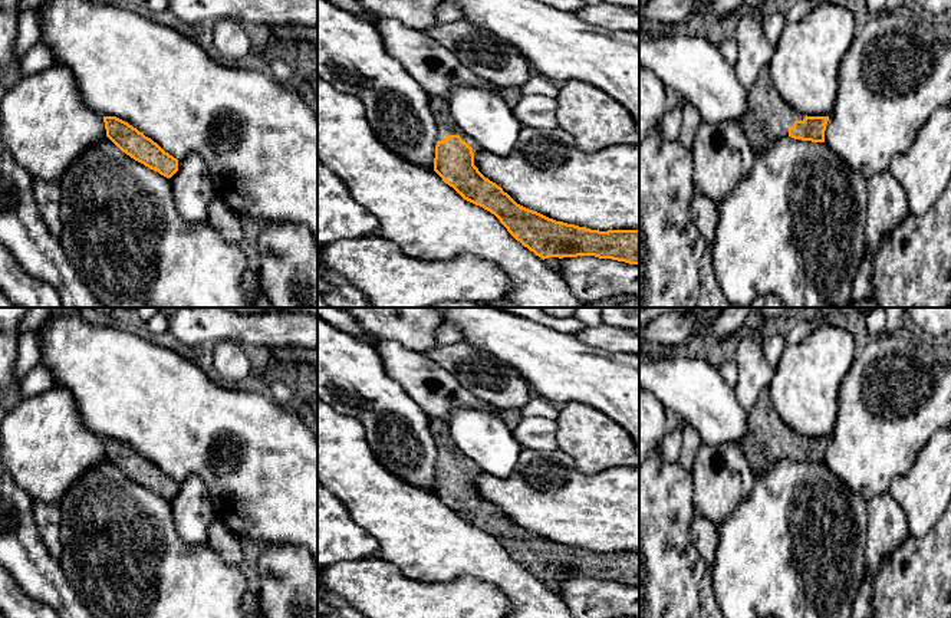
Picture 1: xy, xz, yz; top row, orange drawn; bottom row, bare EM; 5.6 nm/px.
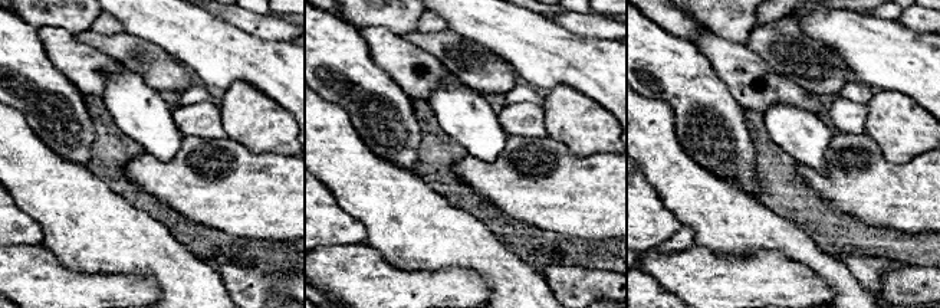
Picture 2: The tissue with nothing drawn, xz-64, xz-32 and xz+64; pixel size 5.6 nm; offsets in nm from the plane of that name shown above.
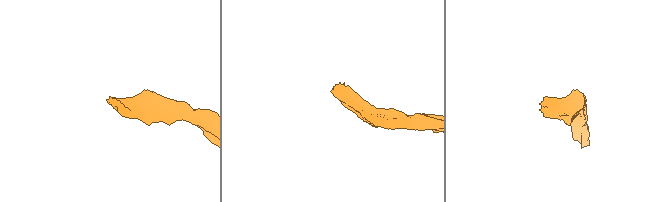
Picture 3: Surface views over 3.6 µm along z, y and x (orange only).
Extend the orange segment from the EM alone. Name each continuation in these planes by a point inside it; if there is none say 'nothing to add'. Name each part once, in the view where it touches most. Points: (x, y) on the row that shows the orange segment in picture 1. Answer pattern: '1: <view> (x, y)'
1: xz (446, 124)

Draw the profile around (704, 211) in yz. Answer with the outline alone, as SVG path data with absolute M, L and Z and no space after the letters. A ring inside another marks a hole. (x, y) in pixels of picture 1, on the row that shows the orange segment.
M695 187L691 201L691 214L697 229L702 233L704 240L711 249L718 223L717 206Z

